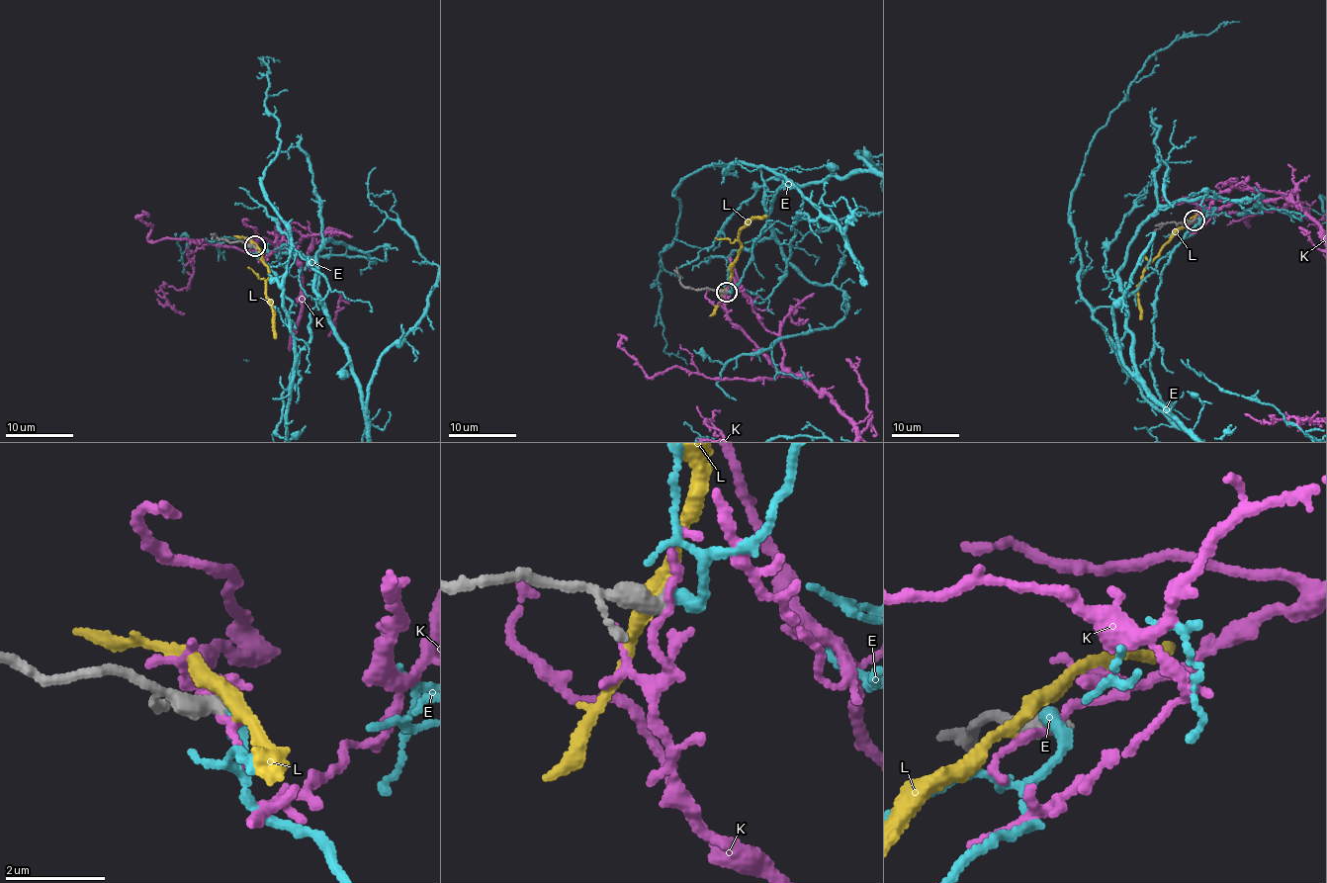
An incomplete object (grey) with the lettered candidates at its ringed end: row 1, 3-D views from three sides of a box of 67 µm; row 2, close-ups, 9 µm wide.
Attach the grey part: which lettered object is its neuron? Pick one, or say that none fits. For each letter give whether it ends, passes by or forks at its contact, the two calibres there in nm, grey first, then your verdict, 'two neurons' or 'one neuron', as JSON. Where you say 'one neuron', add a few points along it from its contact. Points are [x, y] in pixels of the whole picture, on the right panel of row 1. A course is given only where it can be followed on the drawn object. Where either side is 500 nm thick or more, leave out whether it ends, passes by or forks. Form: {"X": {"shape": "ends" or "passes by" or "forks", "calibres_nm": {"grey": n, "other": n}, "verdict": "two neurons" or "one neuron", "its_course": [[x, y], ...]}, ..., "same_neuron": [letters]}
{"E": {"shape": "ends", "calibres_nm": {"grey": 400, "other": 320}, "verdict": "one neuron"}, "K": {"shape": "passes by", "calibres_nm": {"grey": 400, "other": 140}, "verdict": "two neurons"}, "L": {"shape": "passes by", "calibres_nm": {"grey": 320, "other": 320}, "verdict": "two neurons"}, "same_neuron": ["E"]}

